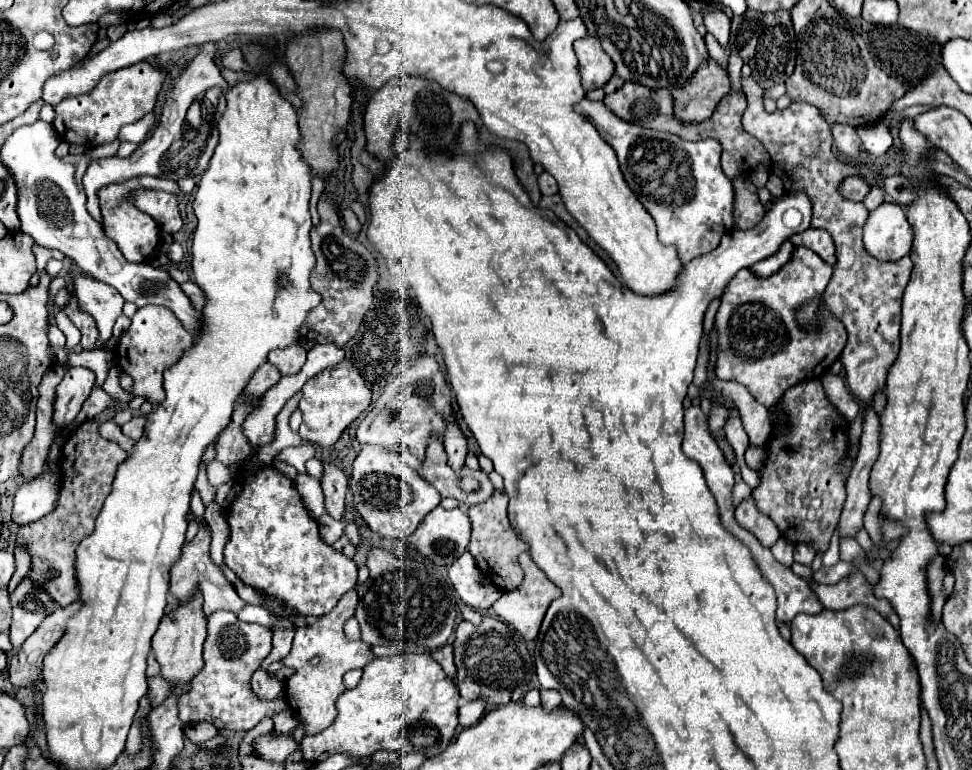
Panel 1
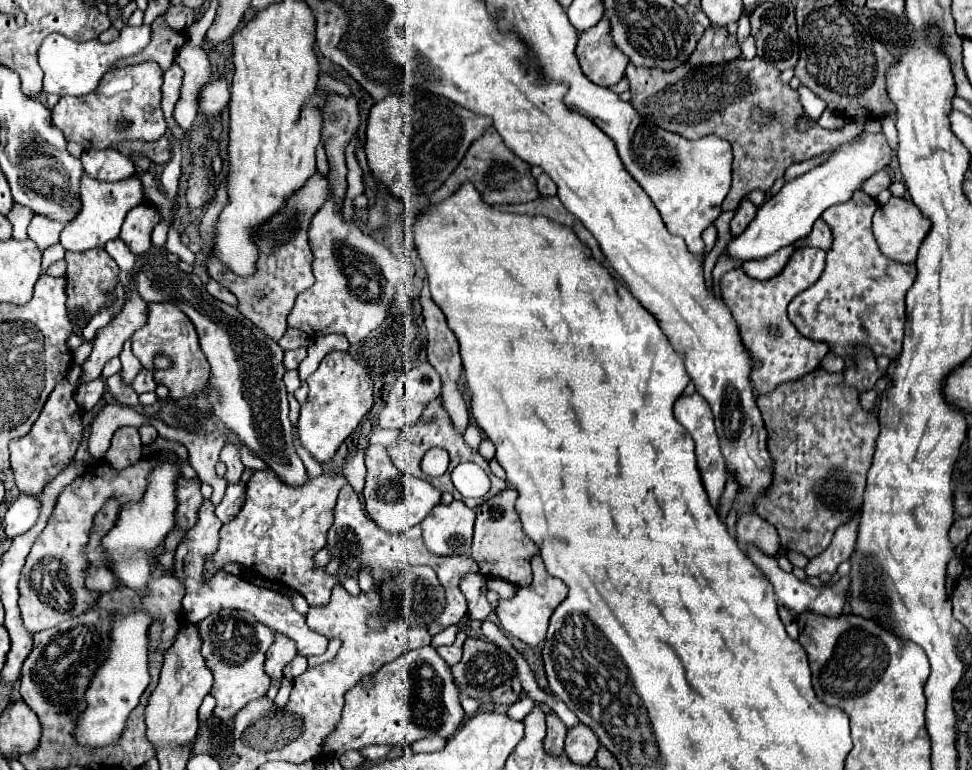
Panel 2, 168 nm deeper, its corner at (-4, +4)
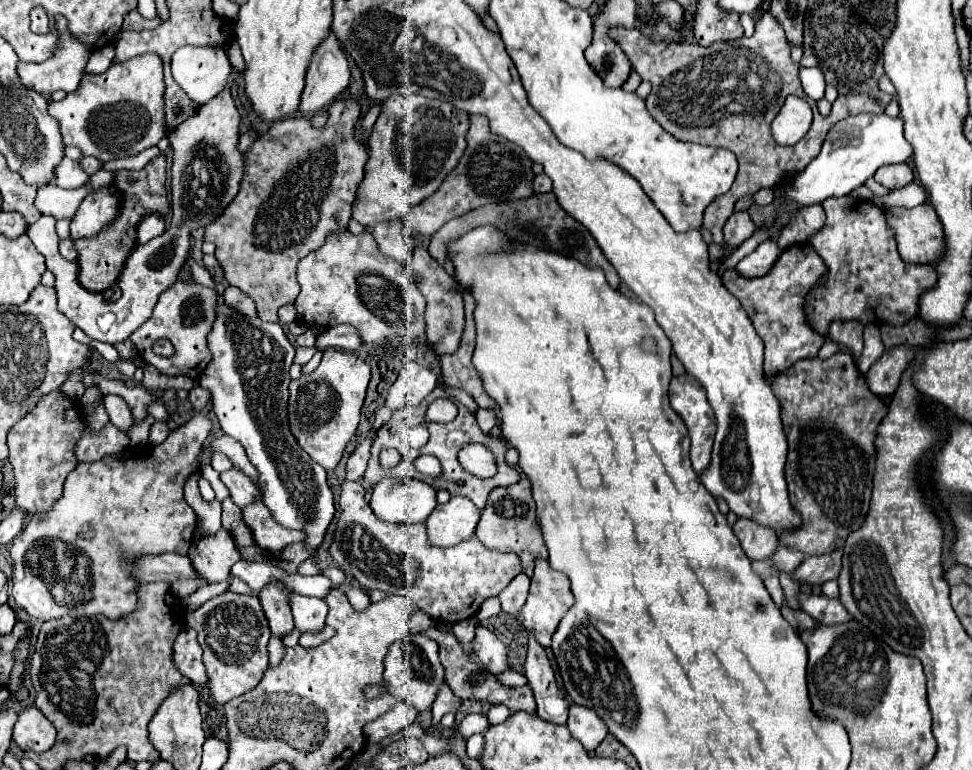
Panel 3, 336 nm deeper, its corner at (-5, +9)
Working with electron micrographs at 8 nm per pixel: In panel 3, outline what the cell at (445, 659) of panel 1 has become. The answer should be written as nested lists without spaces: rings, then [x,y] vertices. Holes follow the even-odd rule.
[[[473,616],[473,618],[469,618],[469,620],[463,620],[463,622],[453,624],[453,634],[455,634],[455,638],[457,638],[463,646],[469,646],[471,640],[475,638],[477,626],[479,626],[479,620],[477,620],[477,616]]]

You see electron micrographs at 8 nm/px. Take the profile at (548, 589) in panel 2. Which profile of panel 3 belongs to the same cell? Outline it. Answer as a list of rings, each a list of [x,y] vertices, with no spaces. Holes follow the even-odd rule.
[[[537,560],[535,562],[535,574],[531,578],[527,604],[523,606],[523,612],[521,612],[521,624],[527,630],[533,630],[537,642],[543,648],[549,648],[551,646],[551,636],[557,630],[557,624],[559,624],[561,616],[571,606],[573,606],[573,594],[571,594],[571,588],[569,588],[569,578],[565,574],[553,570],[547,560]]]

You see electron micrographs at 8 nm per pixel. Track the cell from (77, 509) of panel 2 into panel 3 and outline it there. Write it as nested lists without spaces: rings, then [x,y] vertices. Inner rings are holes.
[[[197,386],[189,390],[189,400],[195,408],[193,420],[171,432],[163,444],[135,446],[125,450],[125,454],[103,456],[97,462],[79,464],[67,476],[65,492],[53,504],[53,510],[47,514],[35,514],[25,530],[13,538],[13,598],[17,606],[25,608],[39,620],[61,616],[85,618],[97,614],[109,620],[119,620],[121,616],[135,612],[139,606],[139,582],[133,578],[133,562],[137,558],[165,552],[187,554],[197,516],[183,498],[183,484],[195,470],[199,470],[197,458],[203,450],[203,440],[209,436],[213,426],[213,422],[201,412],[203,406],[211,402],[207,388]]]

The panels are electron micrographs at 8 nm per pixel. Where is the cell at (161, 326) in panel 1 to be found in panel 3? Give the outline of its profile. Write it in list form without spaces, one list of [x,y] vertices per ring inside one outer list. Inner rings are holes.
[[[177,280],[177,284],[169,286],[157,302],[157,308],[153,310],[153,316],[141,326],[137,328],[137,332],[133,332],[131,342],[135,344],[137,354],[147,362],[153,364],[155,368],[159,368],[163,374],[167,376],[191,376],[191,378],[199,378],[205,370],[205,366],[211,360],[211,352],[207,346],[207,334],[213,328],[213,320],[215,320],[215,312],[217,312],[217,290],[207,288],[203,284],[197,284],[193,280]],[[161,338],[167,338],[173,348],[175,354],[165,358],[153,352],[153,344]]]

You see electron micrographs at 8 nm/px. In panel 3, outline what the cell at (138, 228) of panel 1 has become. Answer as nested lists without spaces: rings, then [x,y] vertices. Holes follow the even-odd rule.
[[[145,216],[145,220],[141,220],[137,228],[137,242],[147,244],[151,238],[159,236],[163,230],[165,230],[165,224],[161,216]]]

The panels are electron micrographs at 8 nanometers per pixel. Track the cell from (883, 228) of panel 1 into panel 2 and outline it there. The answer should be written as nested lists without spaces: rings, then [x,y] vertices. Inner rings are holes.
[[[892,197],[886,205],[878,207],[872,219],[872,231],[880,251],[898,263],[910,263],[916,259],[918,247],[926,237],[928,229],[930,229],[930,221],[920,213],[920,209],[910,199],[904,197]]]

